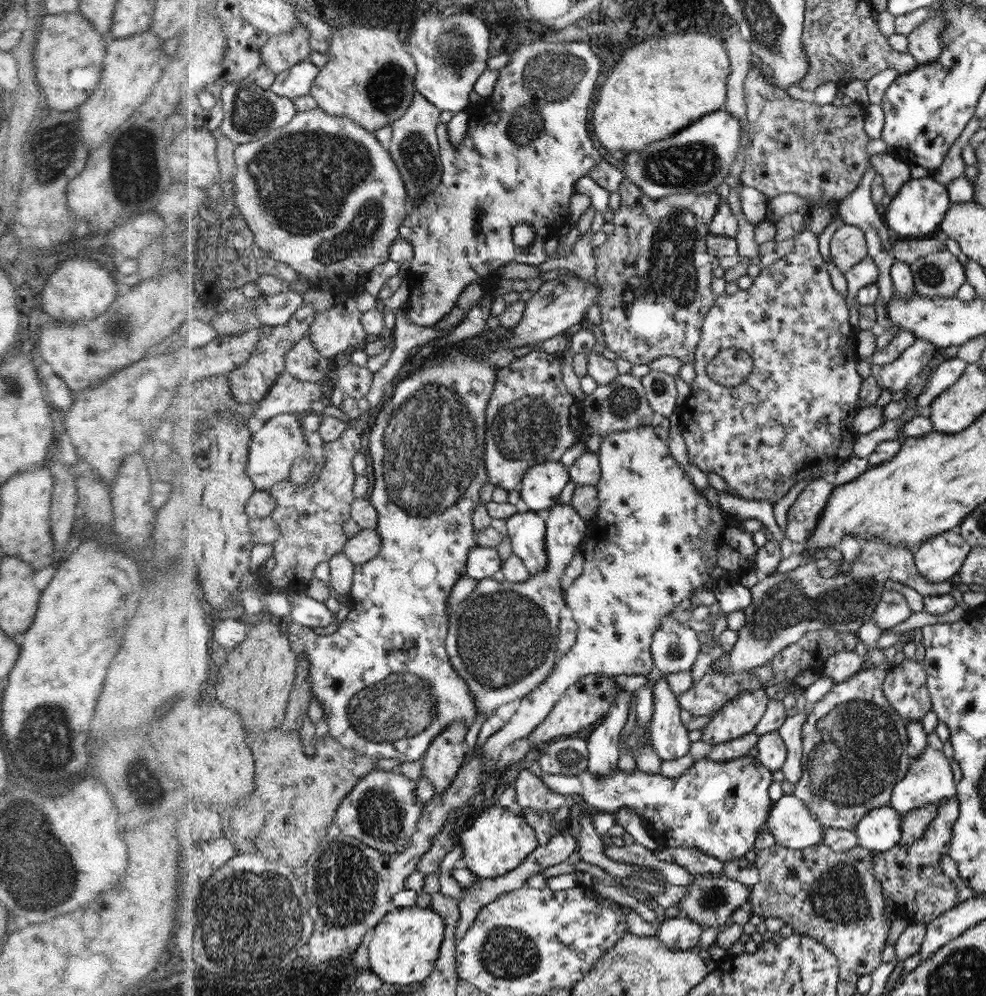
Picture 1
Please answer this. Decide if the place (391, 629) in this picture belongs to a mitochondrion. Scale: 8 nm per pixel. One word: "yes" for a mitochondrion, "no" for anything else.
no

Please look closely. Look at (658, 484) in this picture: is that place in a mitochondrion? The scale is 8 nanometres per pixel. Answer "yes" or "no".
no

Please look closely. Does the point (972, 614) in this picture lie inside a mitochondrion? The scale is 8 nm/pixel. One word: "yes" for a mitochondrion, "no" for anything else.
no

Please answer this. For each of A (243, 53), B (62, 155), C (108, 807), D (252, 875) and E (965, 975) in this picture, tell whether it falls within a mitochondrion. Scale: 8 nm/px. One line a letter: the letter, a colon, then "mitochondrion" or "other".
A: other
B: mitochondrion
C: other
D: mitochondrion
E: mitochondrion

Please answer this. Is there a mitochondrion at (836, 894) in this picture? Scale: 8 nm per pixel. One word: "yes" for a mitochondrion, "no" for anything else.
yes

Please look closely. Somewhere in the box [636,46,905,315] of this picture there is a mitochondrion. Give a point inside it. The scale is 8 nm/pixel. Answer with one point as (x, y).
(694, 164)

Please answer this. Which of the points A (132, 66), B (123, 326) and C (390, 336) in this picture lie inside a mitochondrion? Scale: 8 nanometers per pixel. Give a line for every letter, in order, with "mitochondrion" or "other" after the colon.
A: other
B: mitochondrion
C: other

